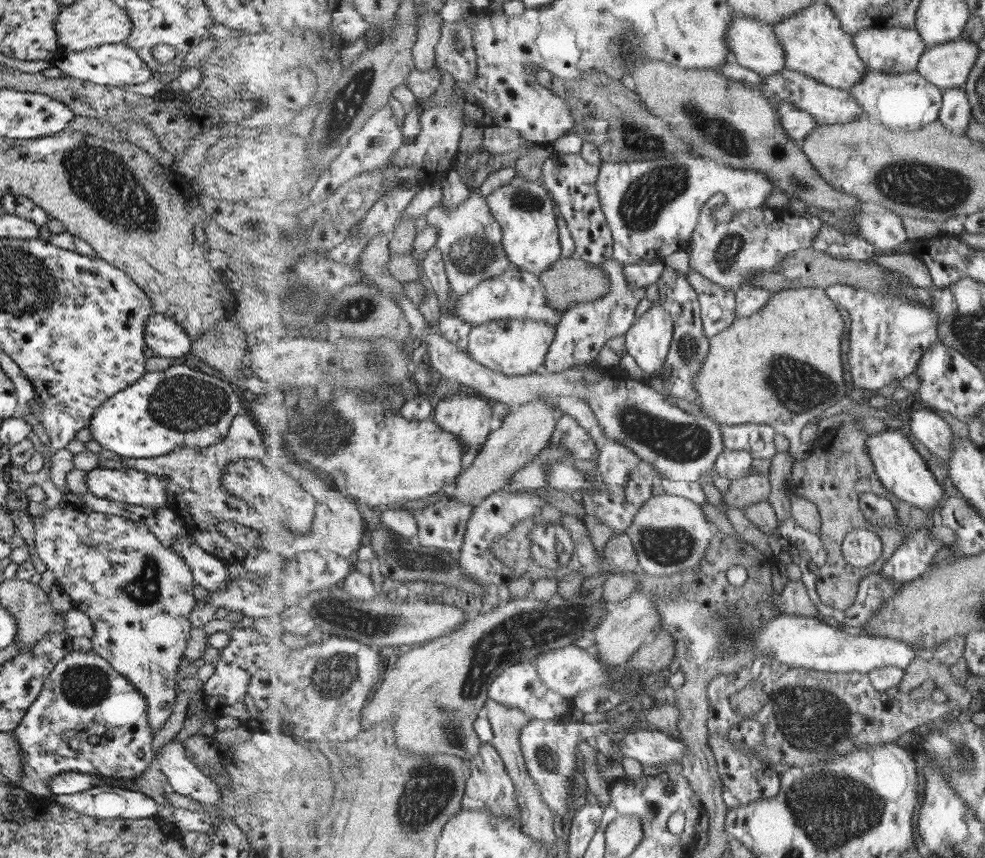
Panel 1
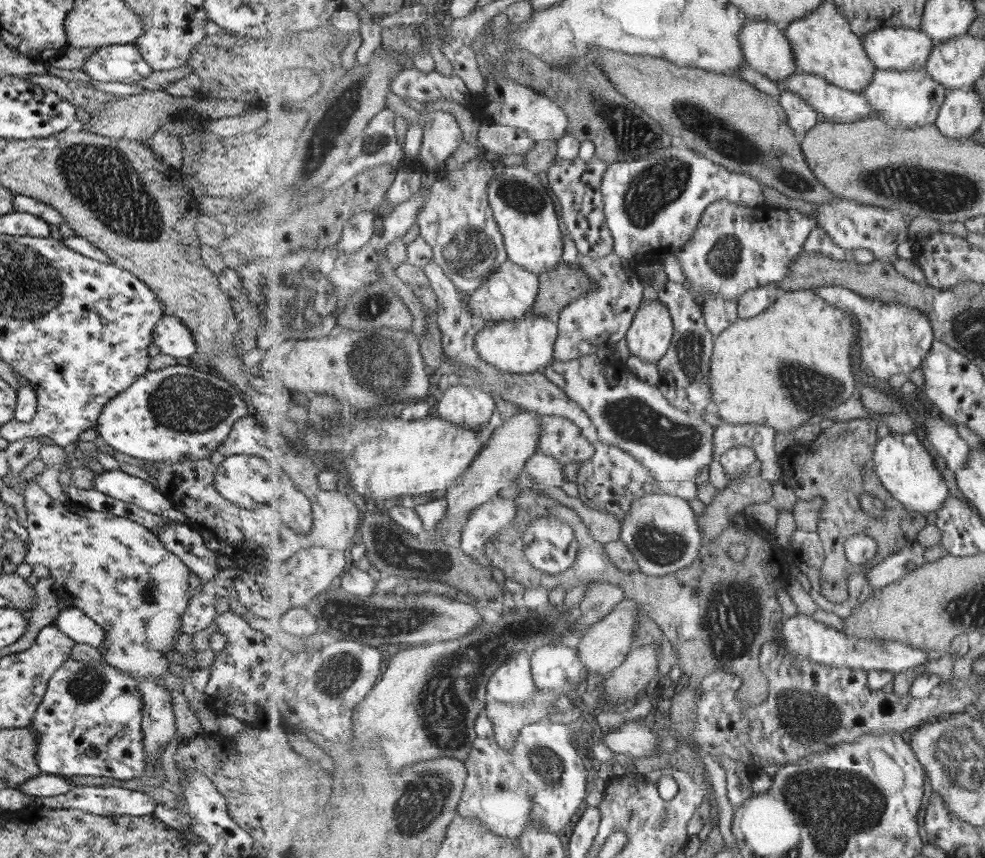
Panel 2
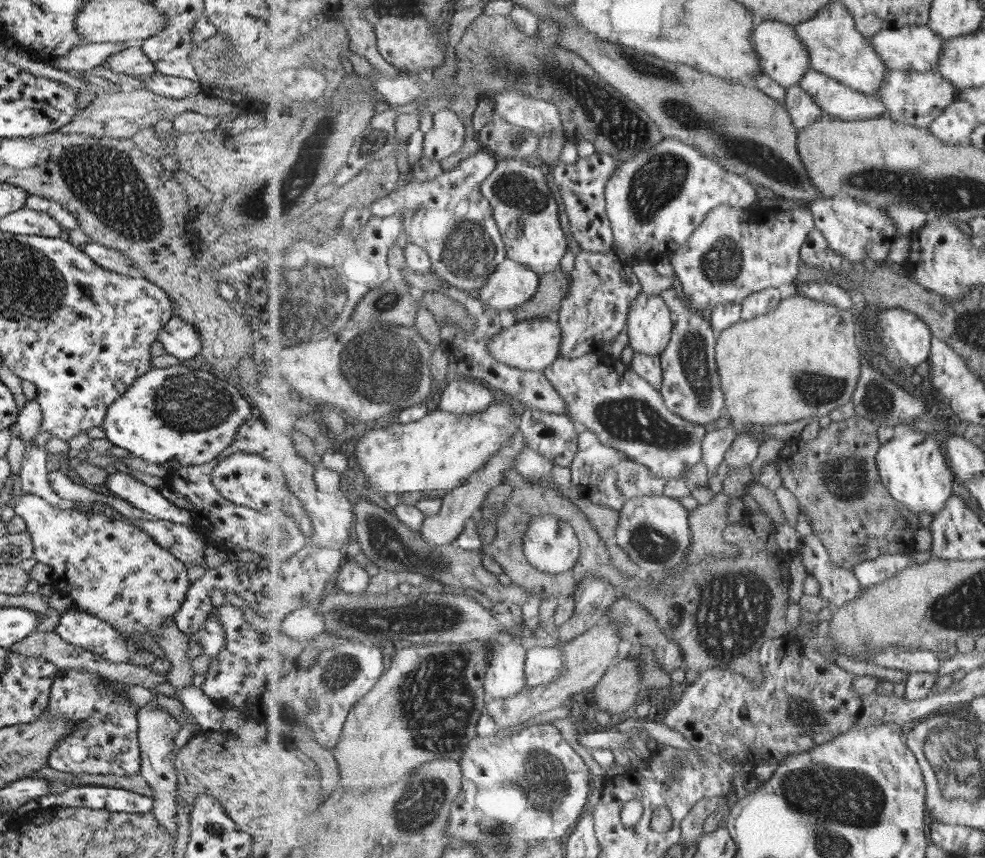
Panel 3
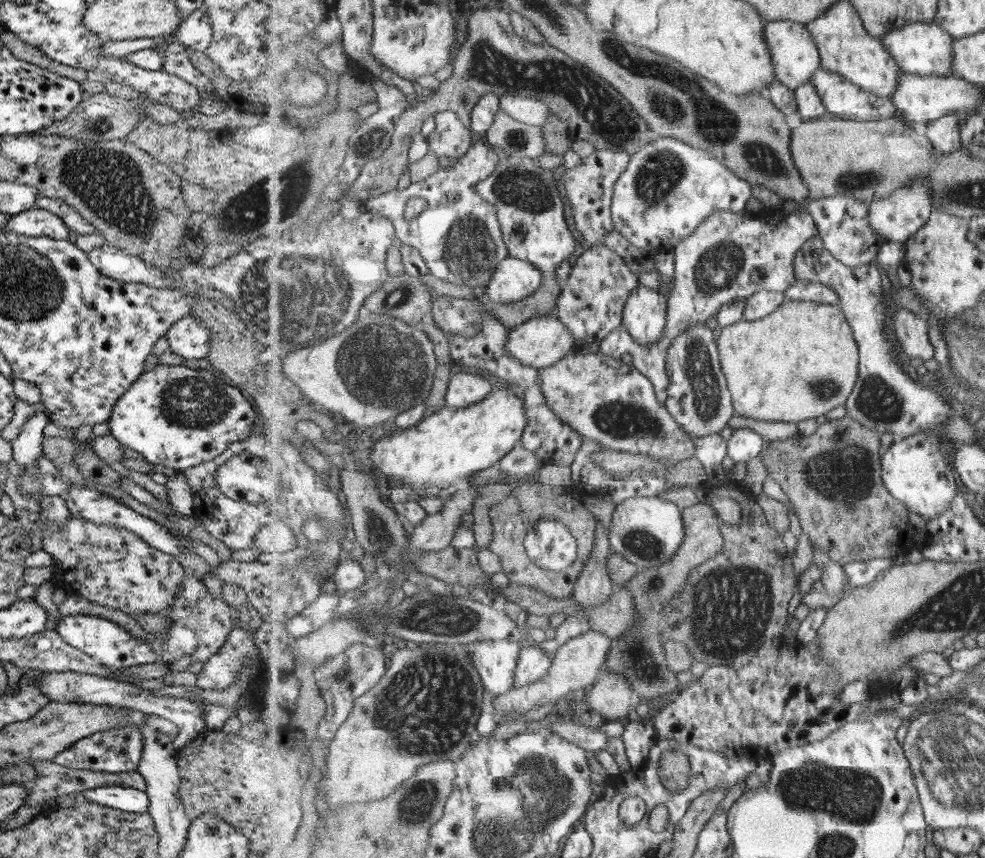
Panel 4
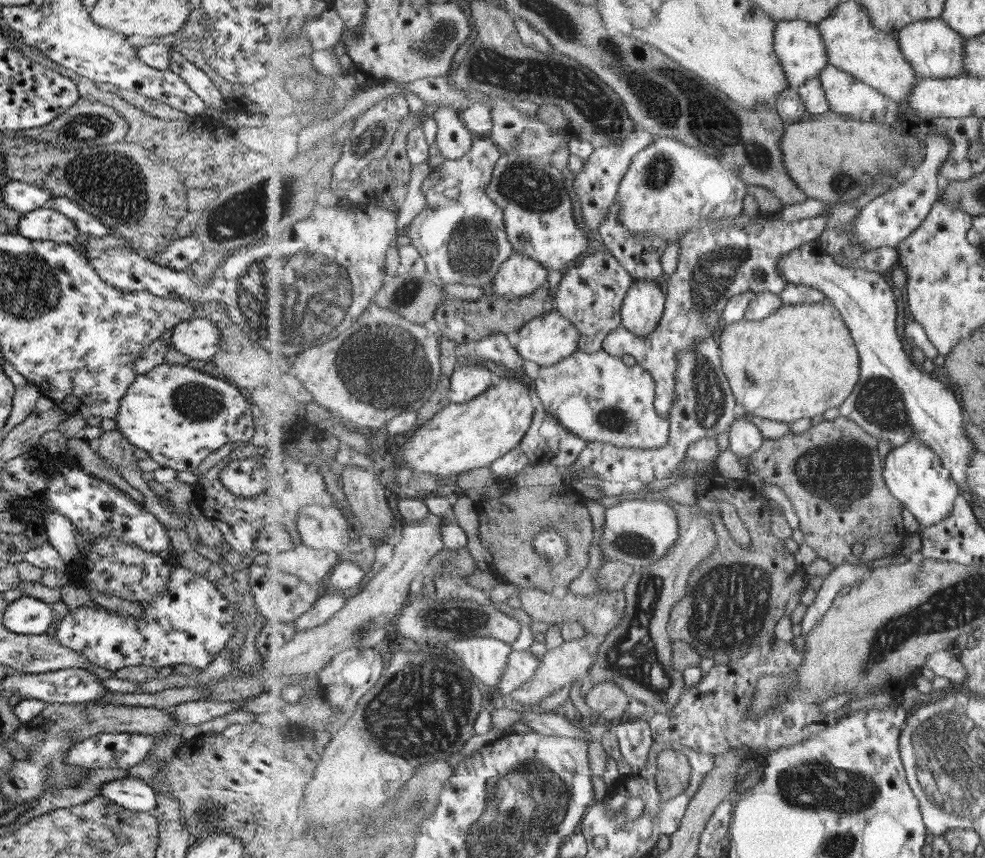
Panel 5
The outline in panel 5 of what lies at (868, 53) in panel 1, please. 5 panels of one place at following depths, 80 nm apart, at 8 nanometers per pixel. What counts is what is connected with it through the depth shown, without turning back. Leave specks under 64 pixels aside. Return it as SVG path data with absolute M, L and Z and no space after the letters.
M942 18L921 20L908 24L899 30L898 38L901 53L909 61L909 65L919 77L924 79L957 78L966 74L965 66L965 41L966 37L953 30Z

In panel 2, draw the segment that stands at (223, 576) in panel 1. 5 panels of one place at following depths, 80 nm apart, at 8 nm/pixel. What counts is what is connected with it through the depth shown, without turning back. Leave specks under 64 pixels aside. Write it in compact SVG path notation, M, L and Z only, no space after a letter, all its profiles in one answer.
M175 522L164 524L153 534L163 548L178 556L178 559L190 572L196 574L202 583L214 580L218 569L221 569L214 552L206 549L205 539L186 524L180 525Z

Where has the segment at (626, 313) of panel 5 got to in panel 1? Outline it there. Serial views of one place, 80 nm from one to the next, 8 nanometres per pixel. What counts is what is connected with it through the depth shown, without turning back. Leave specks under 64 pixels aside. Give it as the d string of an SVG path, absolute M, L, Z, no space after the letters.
M660 303L635 320L625 334L627 354L631 355L646 374L659 376L668 362L673 344L675 324L673 317Z

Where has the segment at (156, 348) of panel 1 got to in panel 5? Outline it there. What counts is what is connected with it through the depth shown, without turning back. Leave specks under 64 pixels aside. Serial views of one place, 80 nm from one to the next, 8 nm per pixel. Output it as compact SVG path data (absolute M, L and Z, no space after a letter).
M191 317L172 327L170 345L189 359L211 360L218 351L220 334L210 317Z

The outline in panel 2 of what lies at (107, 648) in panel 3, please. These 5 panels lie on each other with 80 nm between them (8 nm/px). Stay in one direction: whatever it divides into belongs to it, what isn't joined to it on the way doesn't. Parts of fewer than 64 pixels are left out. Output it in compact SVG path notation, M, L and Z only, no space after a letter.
M75 607L60 609L53 624L60 633L70 638L74 643L89 645L97 650L104 648L104 632L82 610Z

